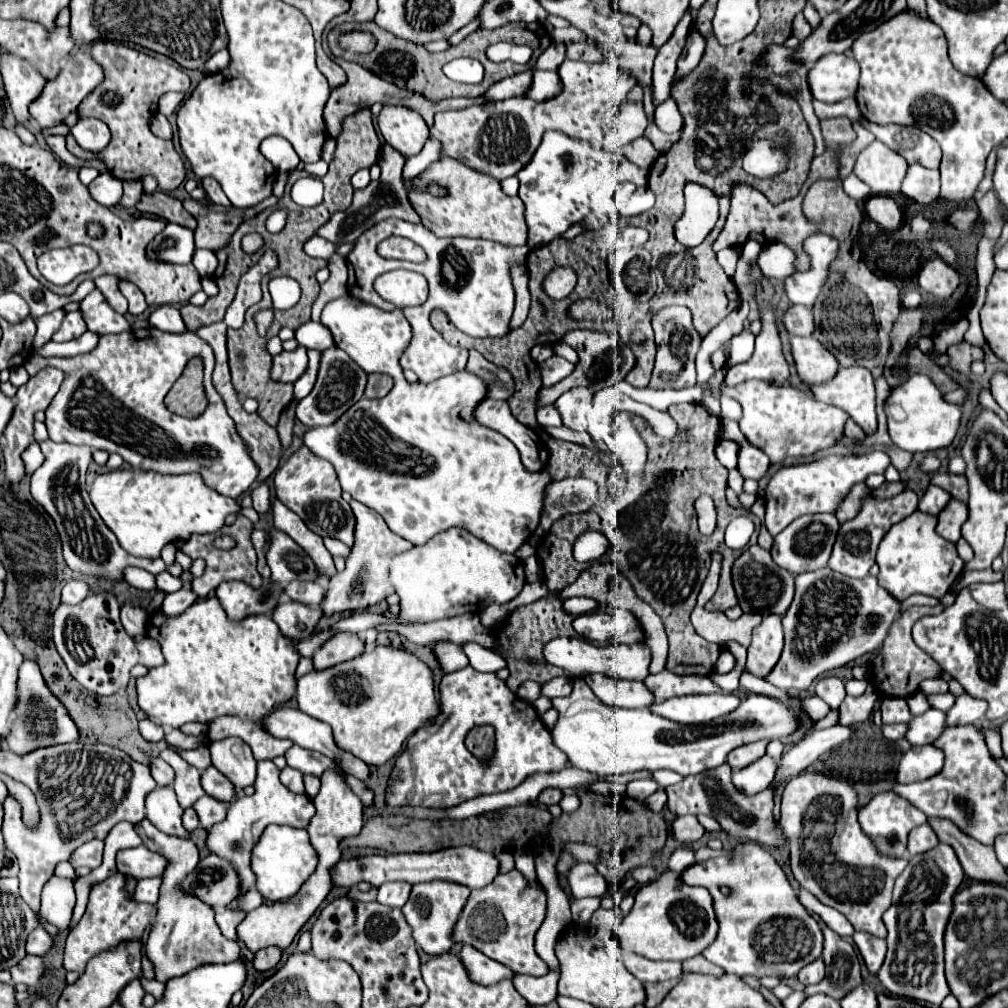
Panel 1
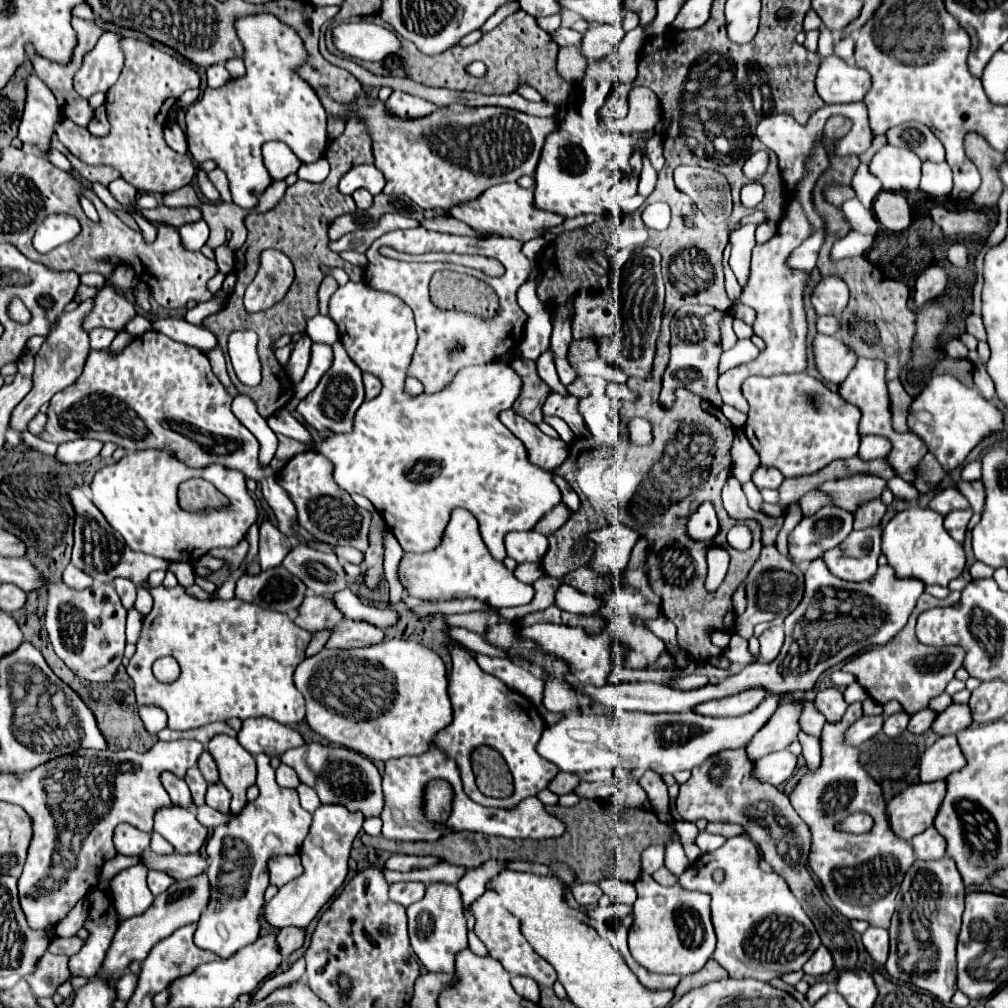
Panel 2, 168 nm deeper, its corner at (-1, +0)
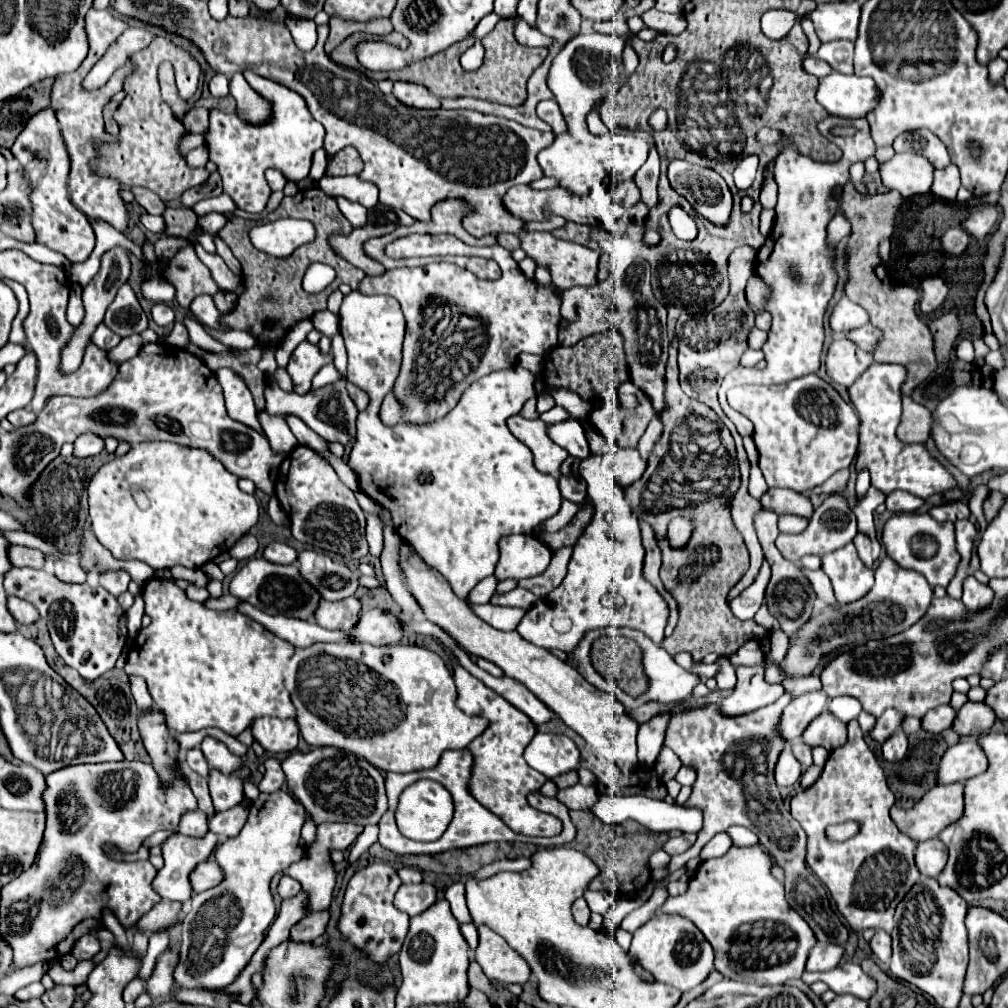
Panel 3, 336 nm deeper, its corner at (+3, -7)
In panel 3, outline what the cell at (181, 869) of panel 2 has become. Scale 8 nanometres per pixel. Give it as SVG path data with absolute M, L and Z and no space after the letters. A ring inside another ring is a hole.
M205 860L205 862L197 864L197 868L189 874L193 894L213 888L215 884L221 882L221 878L223 878L223 874L221 874L221 868L215 864L215 860Z

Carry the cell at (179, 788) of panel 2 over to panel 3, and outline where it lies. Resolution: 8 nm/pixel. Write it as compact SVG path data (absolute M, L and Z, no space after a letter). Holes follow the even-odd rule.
M201 810L185 812L185 816L181 816L179 822L179 832L189 836L203 836L207 832L207 816Z

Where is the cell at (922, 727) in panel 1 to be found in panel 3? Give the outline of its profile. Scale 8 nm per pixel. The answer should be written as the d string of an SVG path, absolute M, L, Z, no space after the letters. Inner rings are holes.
M967 702L957 710L957 720L953 720L953 732L959 736L979 736L995 724L995 714L983 702Z

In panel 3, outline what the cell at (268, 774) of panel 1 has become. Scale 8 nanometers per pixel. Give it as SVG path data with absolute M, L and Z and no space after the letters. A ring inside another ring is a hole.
M277 790L273 794L259 794L249 808L247 822L239 836L227 838L215 848L215 862L223 870L223 880L215 888L197 894L191 902L191 912L185 916L181 928L181 960L175 968L175 980L181 988L225 988L229 986L245 968L253 952L265 938L265 930L275 918L275 904L269 892L269 882L275 874L287 870L293 862L301 860L305 854L305 840L301 838L301 826L305 822L305 808L287 790Z

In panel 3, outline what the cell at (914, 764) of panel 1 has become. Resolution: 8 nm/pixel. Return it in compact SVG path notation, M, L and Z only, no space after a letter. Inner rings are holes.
M965 740L945 750L937 768L937 784L951 784L963 782L973 778L987 768L987 758L979 748L977 740Z

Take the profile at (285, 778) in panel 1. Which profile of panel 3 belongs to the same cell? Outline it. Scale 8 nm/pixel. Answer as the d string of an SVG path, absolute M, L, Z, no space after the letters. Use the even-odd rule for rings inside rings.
M267 758L265 760L265 774L263 774L263 780L259 782L259 790L261 792L275 792L283 786L285 782L285 774L281 770L281 764L275 760L275 758Z

